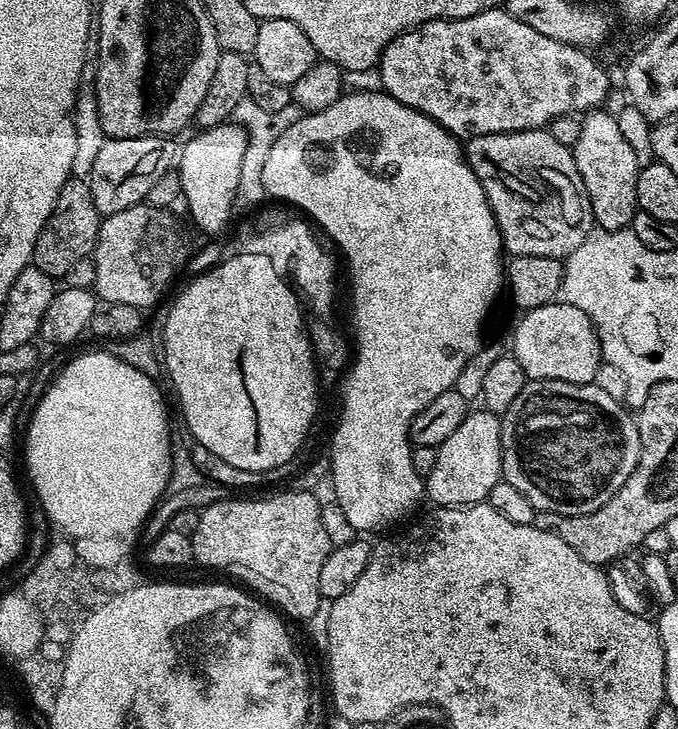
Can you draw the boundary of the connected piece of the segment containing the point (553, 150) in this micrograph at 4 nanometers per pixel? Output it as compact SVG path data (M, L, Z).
M535 128L506 134L473 136L463 145L463 149L465 160L474 170L490 202L490 210L500 228L500 243L509 257L537 256L564 260L574 250L578 250L578 246L582 246L582 242L594 227L594 221L590 198L578 174L571 147L558 142L551 131Z

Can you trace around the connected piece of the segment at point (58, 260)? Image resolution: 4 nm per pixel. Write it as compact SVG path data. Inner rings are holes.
M68 179L58 194L58 202L54 202L54 210L42 234L38 234L31 263L50 277L65 277L66 273L71 271L74 262L91 257L100 233L101 219L100 211L94 206L94 198L90 194L87 179Z

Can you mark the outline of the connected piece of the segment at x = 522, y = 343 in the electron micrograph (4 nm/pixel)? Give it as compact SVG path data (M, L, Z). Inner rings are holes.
M553 302L546 306L527 309L524 316L516 324L512 332L511 355L514 356L528 380L557 380L558 382L574 382L575 384L590 384L595 381L602 363L600 354L600 339L591 318L578 306L570 306Z

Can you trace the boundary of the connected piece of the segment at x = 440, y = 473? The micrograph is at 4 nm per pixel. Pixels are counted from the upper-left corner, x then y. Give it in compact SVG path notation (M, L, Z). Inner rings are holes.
M487 410L479 411L469 411L462 426L458 426L458 430L454 430L454 434L450 434L450 438L446 438L446 442L442 442L436 449L434 470L430 470L430 474L426 478L426 496L429 501L433 500L431 502L433 505L441 508L463 508L470 504L485 503L490 490L494 490L496 483L502 479L504 467L502 466L501 417Z

